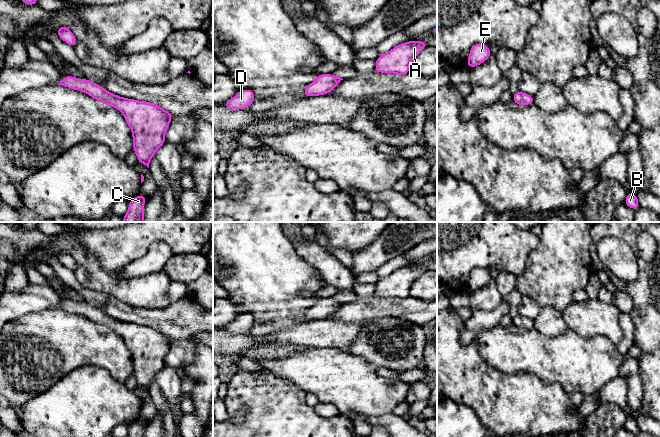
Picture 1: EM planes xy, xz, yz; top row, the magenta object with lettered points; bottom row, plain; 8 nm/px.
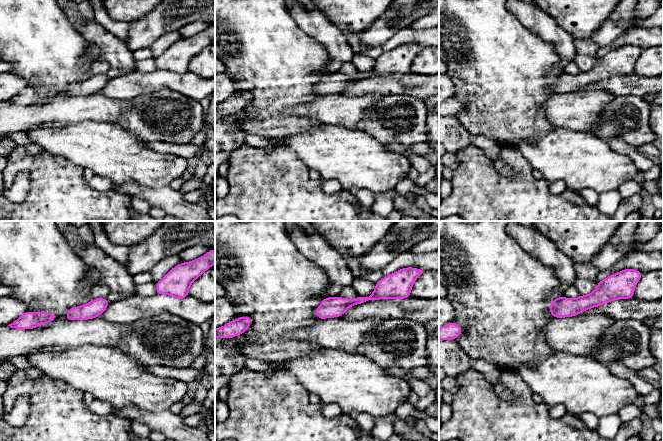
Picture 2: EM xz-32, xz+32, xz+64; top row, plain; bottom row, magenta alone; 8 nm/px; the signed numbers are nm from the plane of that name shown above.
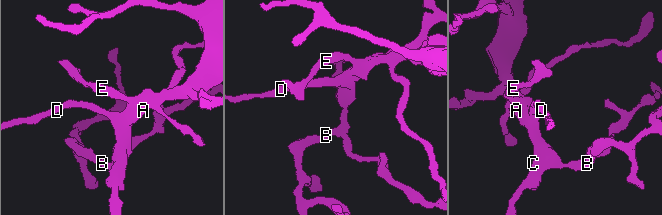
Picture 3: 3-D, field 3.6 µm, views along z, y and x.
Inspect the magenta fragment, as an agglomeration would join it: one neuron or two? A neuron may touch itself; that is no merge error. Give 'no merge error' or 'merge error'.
no merge error

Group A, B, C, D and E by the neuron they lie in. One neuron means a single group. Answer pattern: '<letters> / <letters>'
A B C D E

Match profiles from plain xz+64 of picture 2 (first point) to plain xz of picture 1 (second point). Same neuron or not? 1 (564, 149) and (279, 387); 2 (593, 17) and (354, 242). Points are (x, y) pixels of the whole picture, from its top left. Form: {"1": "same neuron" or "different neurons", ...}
{"1": "different neurons", "2": "same neuron"}

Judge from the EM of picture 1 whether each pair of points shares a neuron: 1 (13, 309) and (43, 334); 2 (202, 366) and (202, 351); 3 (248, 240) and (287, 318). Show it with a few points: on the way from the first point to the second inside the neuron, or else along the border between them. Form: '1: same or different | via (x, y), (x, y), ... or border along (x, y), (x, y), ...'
1: different | border along (45, 311), (29, 312), (18, 319), (10, 321)
2: same | via (202, 362), (202, 355)
3: same | via (253, 259), (283, 290), (284, 299)

